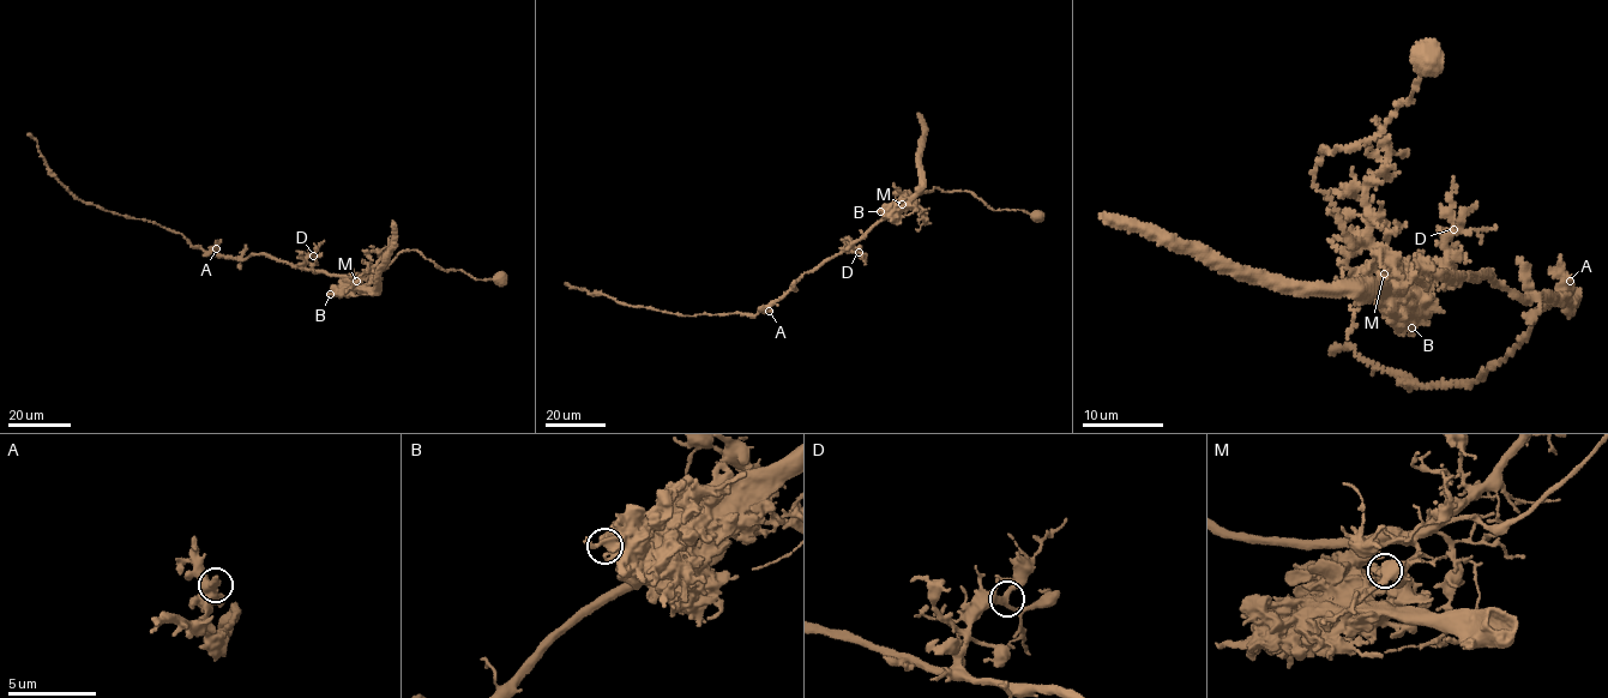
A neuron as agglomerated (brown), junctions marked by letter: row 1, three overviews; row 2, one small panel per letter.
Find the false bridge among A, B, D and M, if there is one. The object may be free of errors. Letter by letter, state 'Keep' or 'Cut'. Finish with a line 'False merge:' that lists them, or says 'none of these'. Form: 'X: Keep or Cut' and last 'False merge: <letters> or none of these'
A: Keep
B: Keep
D: Keep
M: Cut
False merge: M

